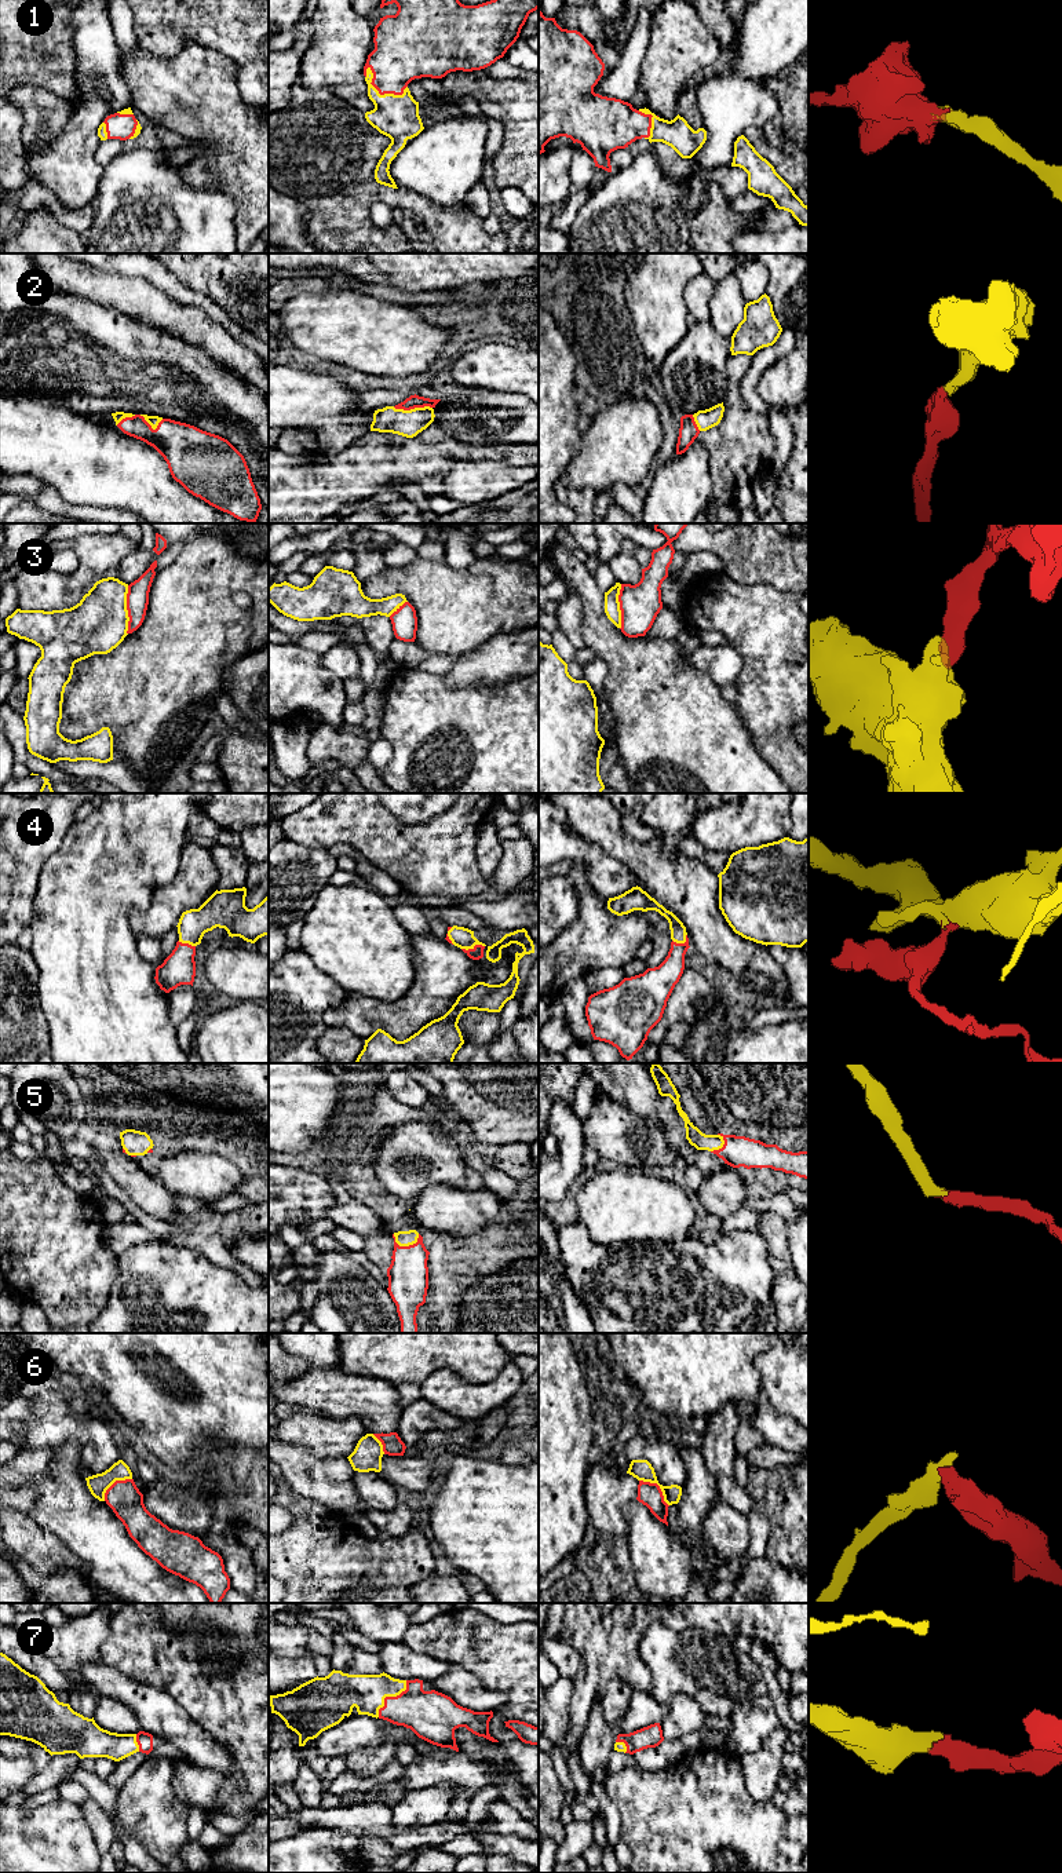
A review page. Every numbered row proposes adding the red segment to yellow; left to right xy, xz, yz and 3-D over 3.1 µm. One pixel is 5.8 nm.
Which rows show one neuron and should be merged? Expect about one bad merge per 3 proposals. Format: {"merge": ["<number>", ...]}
{"merge": ["1", "2", "4", "5", "7"]}

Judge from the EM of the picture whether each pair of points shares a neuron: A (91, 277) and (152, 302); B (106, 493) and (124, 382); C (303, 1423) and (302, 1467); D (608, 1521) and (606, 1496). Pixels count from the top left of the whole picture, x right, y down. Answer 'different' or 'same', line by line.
A: same
B: different
C: different
D: same

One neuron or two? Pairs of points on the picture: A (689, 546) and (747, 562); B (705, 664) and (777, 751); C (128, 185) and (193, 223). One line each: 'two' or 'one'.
A: one
B: two
C: one

